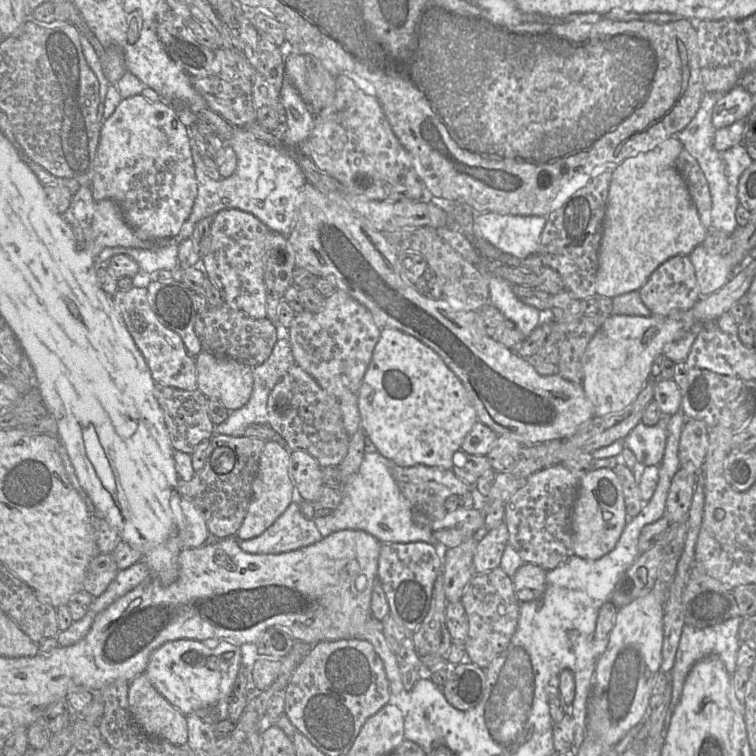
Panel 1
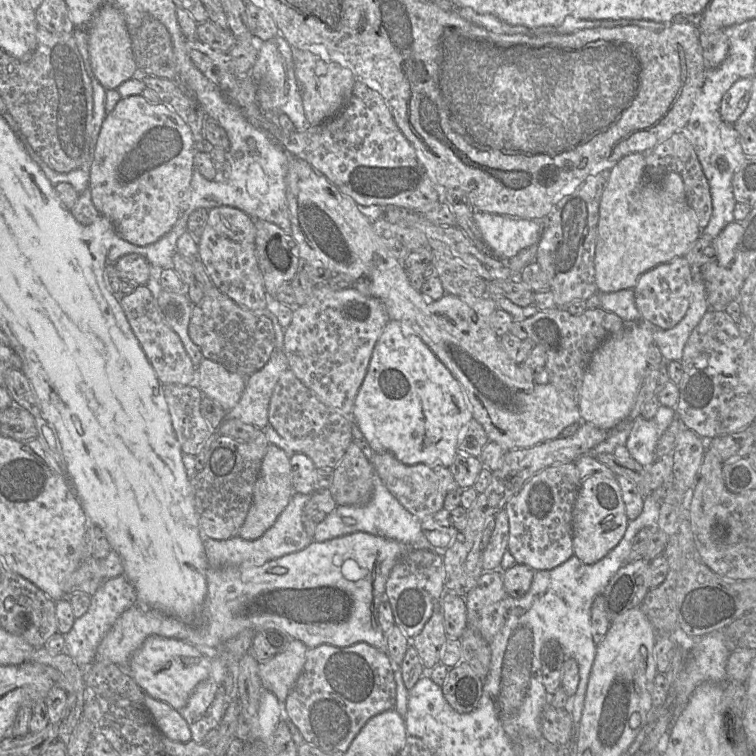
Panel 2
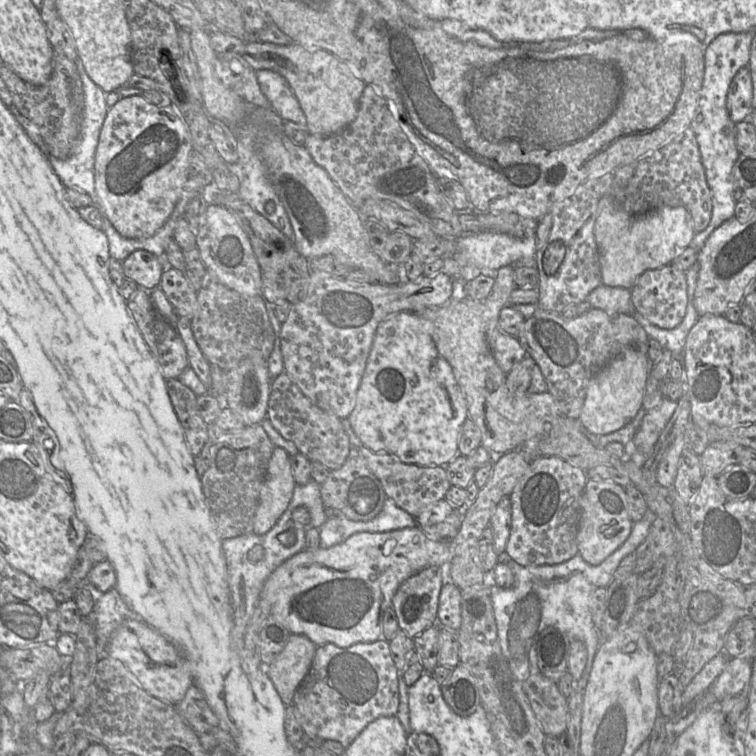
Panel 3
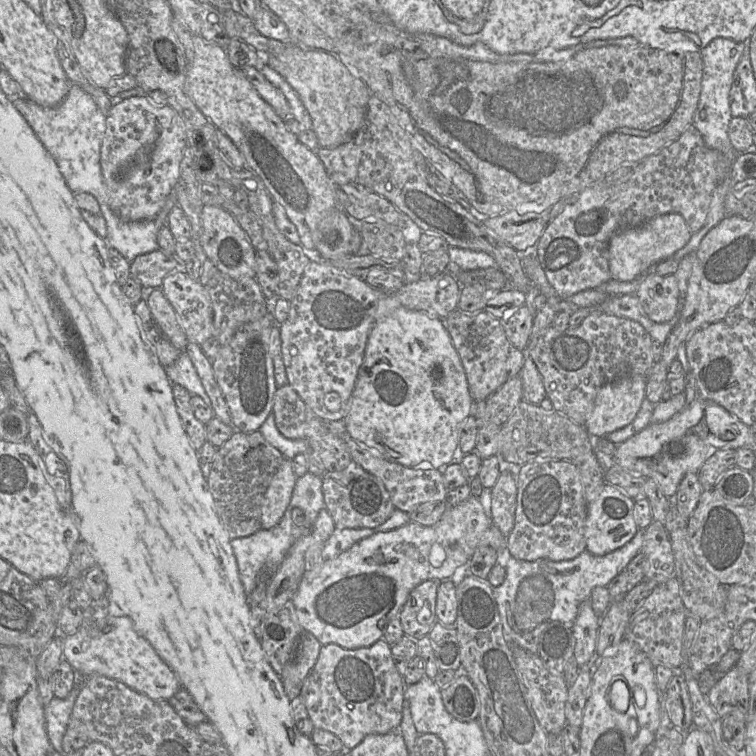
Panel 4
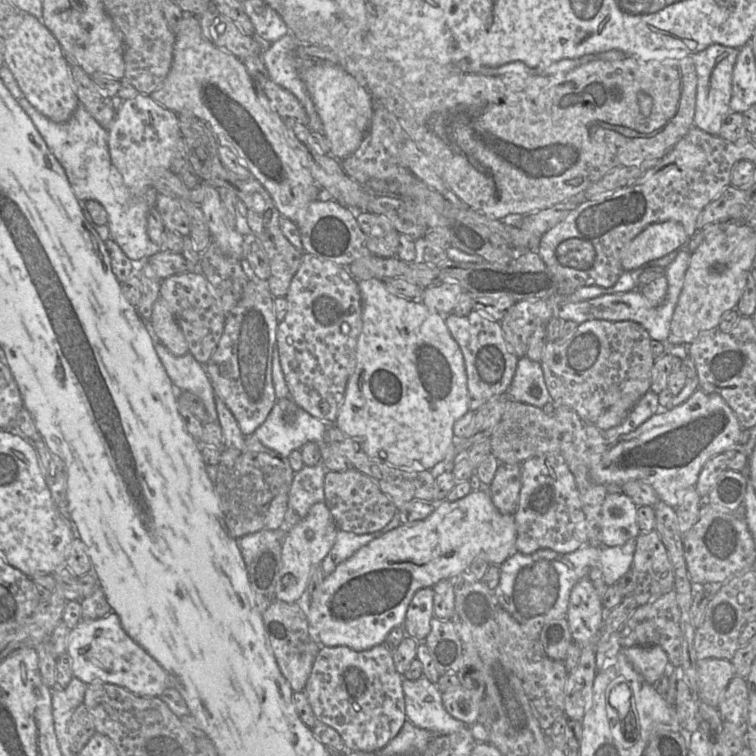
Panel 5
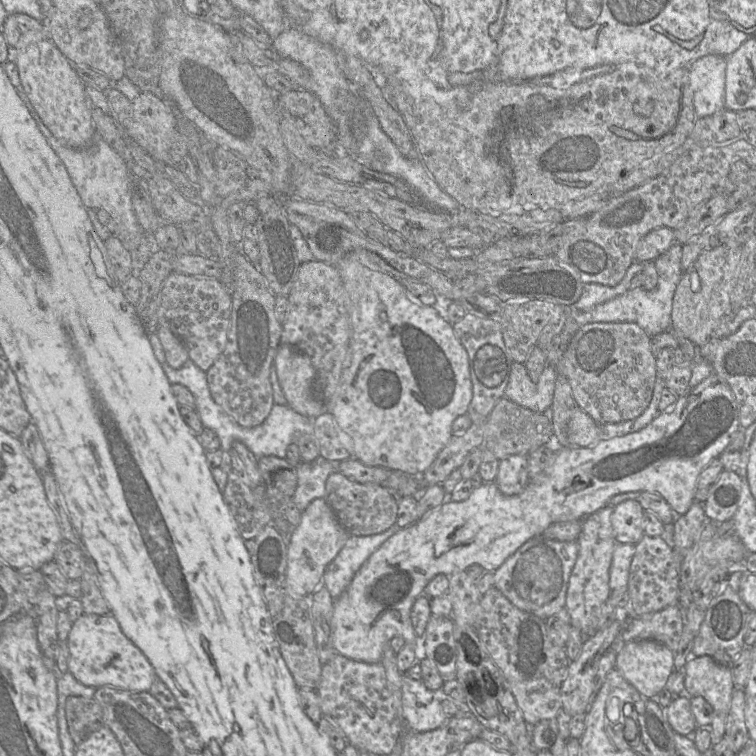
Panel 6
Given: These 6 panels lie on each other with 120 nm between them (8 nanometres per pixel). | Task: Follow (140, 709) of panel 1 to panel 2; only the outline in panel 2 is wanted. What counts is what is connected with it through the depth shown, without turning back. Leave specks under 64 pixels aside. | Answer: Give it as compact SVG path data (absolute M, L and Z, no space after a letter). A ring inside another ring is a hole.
M147 694L144 697L144 704L155 725L166 737L176 742L192 740L190 728L179 711Z

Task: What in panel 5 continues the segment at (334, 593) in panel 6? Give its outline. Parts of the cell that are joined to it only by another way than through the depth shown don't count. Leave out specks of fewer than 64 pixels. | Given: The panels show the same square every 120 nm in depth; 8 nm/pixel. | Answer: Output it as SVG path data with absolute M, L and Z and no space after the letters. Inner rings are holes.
M398 511L388 525L376 532L356 534L353 532L338 530L332 548L320 564L323 573L325 576L331 574L340 563L350 558L361 547L400 525L401 520Z

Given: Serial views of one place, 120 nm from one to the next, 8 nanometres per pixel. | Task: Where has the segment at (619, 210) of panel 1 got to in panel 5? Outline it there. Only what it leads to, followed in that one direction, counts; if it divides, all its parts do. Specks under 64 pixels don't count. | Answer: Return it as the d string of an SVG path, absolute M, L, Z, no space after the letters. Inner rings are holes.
M675 221L648 225L622 251L623 270L630 271L683 247L689 237Z

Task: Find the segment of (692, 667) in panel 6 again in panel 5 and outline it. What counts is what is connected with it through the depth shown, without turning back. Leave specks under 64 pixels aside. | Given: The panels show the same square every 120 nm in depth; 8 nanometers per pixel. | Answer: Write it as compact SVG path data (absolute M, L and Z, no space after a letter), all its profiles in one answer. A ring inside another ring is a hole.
M707 658L697 660L699 698L717 708L720 698L735 675L730 660Z

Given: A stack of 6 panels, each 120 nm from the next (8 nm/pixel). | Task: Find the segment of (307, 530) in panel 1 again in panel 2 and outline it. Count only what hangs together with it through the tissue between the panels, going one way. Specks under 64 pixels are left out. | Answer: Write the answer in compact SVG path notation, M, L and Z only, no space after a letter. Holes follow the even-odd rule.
M293 493L288 505L272 525L261 537L255 540L245 540L240 536L229 539L204 539L204 553L209 568L257 567L284 555L300 551L307 547L310 538L303 527L303 508L310 495Z

